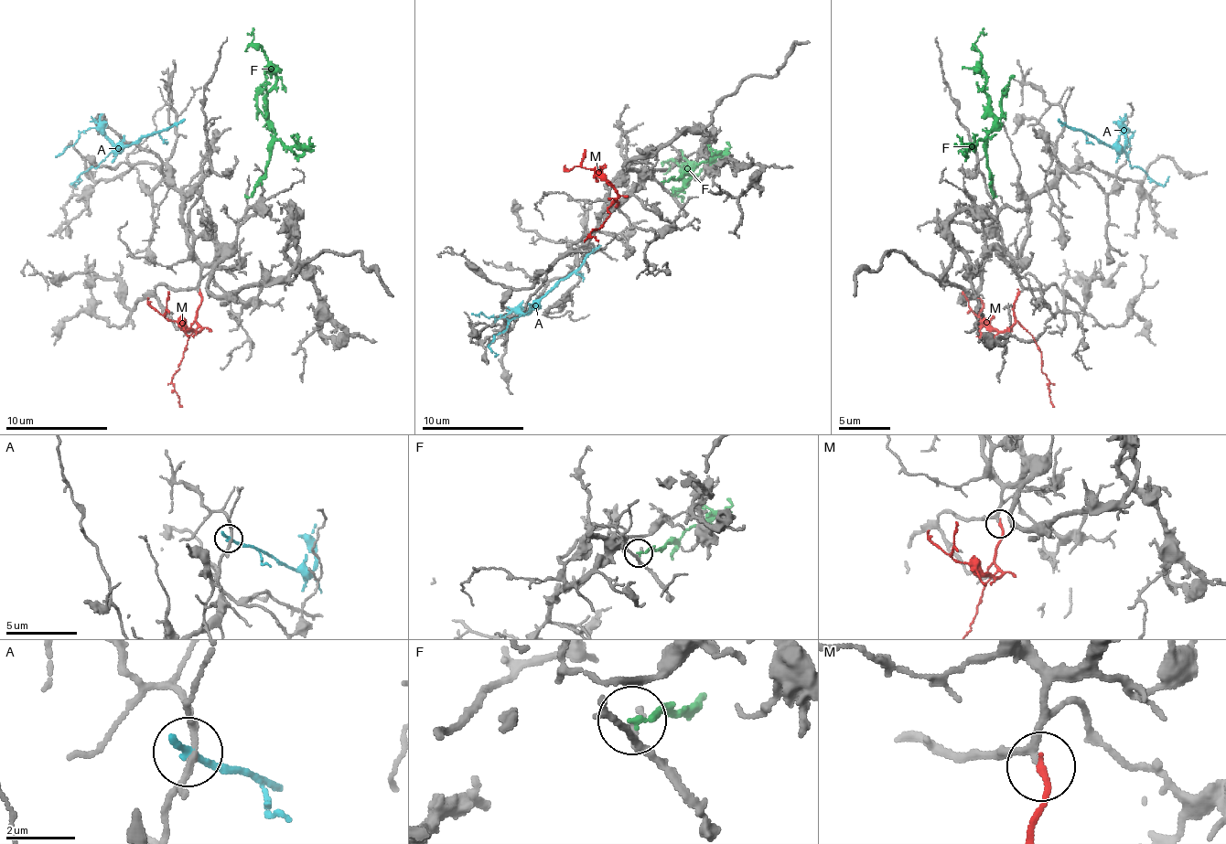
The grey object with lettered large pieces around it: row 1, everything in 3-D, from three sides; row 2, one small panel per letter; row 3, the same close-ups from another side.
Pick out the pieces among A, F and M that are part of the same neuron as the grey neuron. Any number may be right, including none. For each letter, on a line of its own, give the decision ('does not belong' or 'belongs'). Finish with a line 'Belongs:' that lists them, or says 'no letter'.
A: does not belong
F: does not belong
M: belongs
Belongs: M

